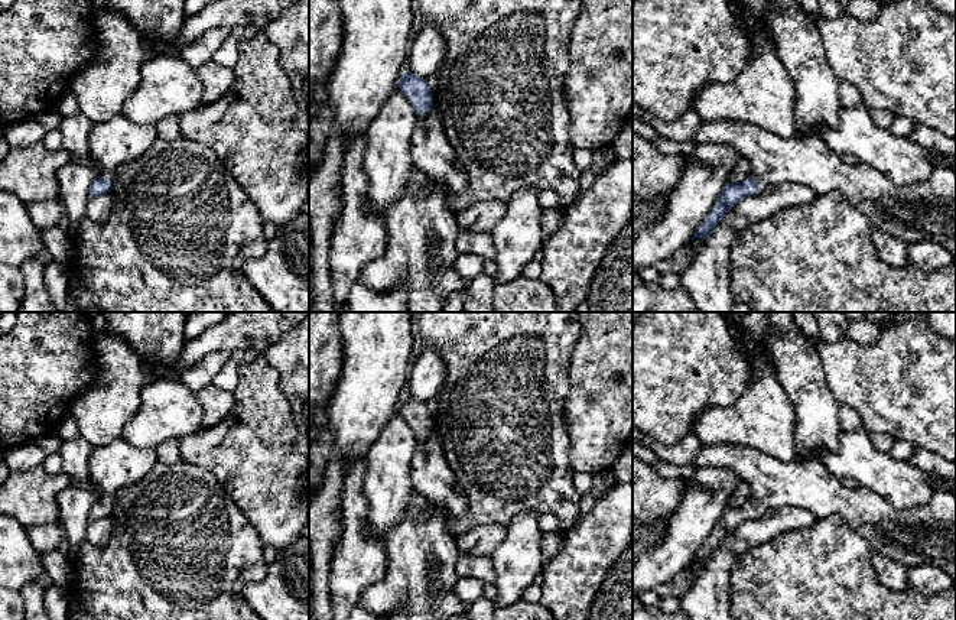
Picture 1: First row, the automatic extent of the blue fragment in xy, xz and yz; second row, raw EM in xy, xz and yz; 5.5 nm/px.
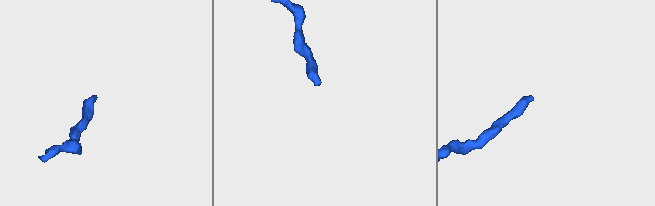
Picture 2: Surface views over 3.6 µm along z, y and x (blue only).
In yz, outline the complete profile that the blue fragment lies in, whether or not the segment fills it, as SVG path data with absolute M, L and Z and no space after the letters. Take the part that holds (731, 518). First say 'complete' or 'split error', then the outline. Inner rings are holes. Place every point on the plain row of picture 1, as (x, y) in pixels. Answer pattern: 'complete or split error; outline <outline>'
split error; outline M735 444L703 445L693 462L698 467L726 467L741 481L749 487L749 500L738 507L723 510L719 522L713 528L705 545L696 552L692 564L708 564L715 549L725 538L742 522L757 517L760 513L775 510L786 506L803 507L810 510L816 519L833 514L843 520L871 546L871 551L890 558L907 568L931 565L946 572L956 587L956 494L936 491L923 506L898 509L882 496L865 488L845 487L819 458L804 458L799 455L790 461L770 457L755 448Z

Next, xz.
complete; outline M406 393L397 410L409 422L416 438L426 438L433 431L433 416L425 402Z

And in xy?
split error; outline M121 436L94 448L88 460L88 483L98 490L90 520L111 514L116 493L144 477L157 462L156 448L136 448Z

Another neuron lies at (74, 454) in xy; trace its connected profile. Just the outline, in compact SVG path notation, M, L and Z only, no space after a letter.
M82 436L71 441L62 441L58 451L64 473L77 481L88 481L88 460L94 447L88 444Z

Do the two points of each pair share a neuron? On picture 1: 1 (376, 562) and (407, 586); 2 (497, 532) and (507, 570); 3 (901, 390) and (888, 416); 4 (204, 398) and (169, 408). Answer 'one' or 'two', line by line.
1: two
2: two
3: one
4: two

